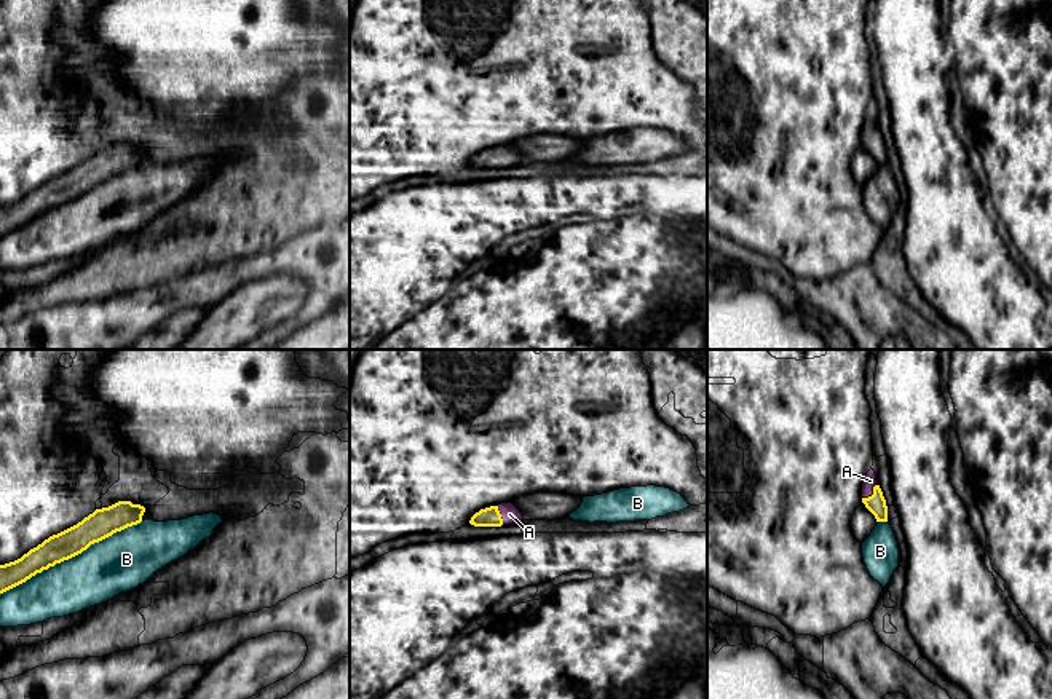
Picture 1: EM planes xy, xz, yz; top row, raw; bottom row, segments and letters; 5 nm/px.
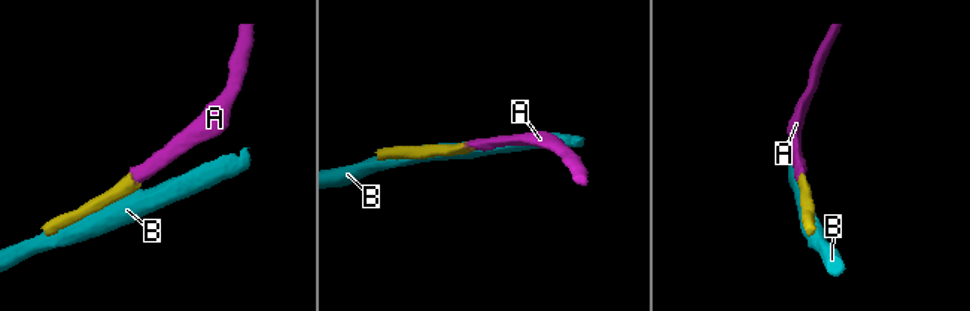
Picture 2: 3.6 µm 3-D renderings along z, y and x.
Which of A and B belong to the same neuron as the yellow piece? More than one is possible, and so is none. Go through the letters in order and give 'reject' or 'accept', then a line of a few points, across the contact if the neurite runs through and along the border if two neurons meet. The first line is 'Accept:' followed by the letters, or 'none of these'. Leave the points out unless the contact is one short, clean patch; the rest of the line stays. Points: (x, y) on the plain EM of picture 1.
Accept: A
A: accept | yz (877, 147), (874, 136), (870, 123)
B: reject

